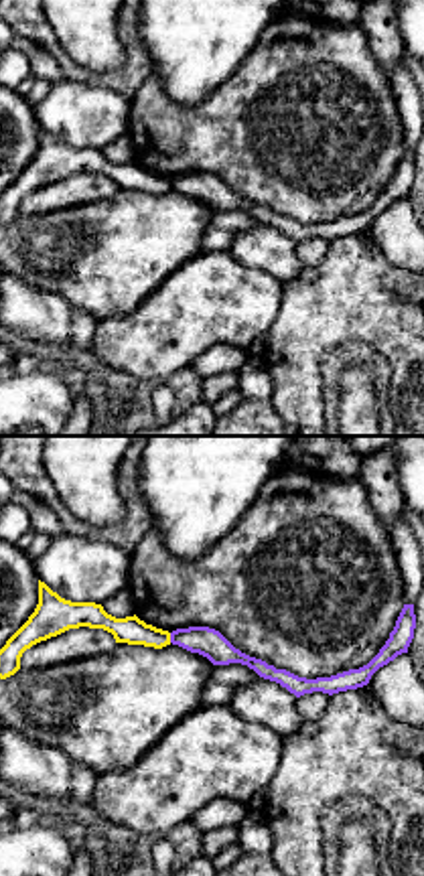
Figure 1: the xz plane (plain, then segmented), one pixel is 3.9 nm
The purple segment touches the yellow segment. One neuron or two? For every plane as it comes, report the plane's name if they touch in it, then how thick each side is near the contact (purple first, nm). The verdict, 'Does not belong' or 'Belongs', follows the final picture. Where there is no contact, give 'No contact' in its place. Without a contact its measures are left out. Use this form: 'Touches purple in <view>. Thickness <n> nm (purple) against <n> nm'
Touches purple in xz. Thickness 120 nm (purple) against 110 nm

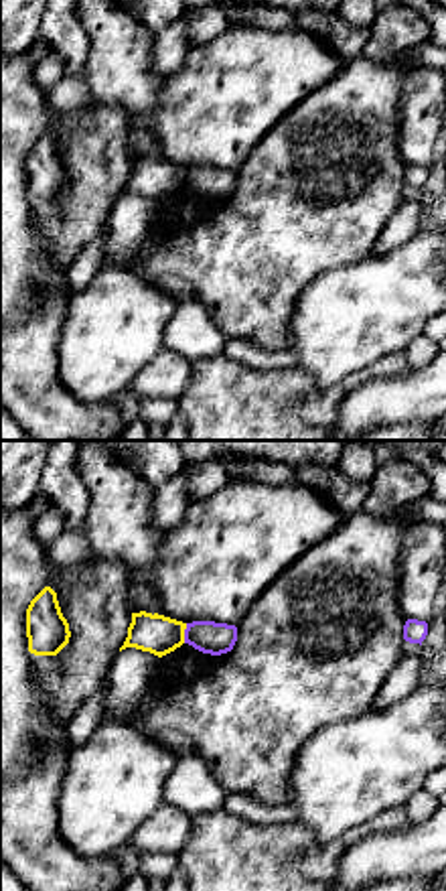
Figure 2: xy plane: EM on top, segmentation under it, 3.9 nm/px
Touches purple in xy. Thickness 130 nm (purple) against 160 nm

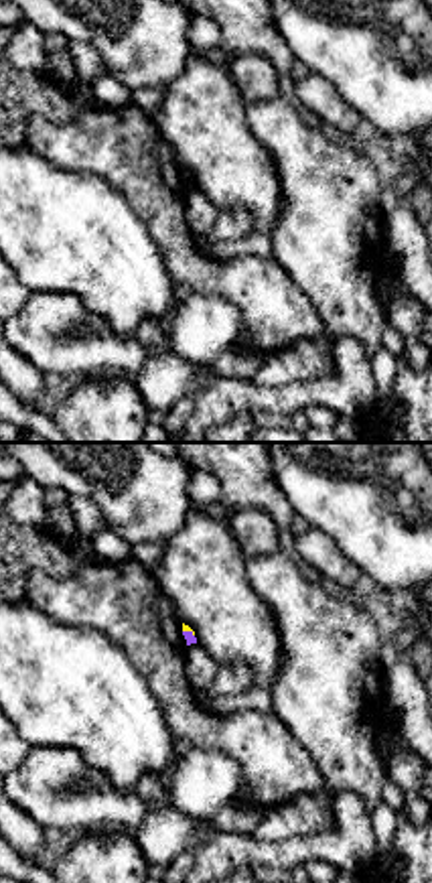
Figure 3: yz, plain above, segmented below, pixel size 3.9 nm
Touches purple in yz. Thickness 40 nm (purple) against 30 nm

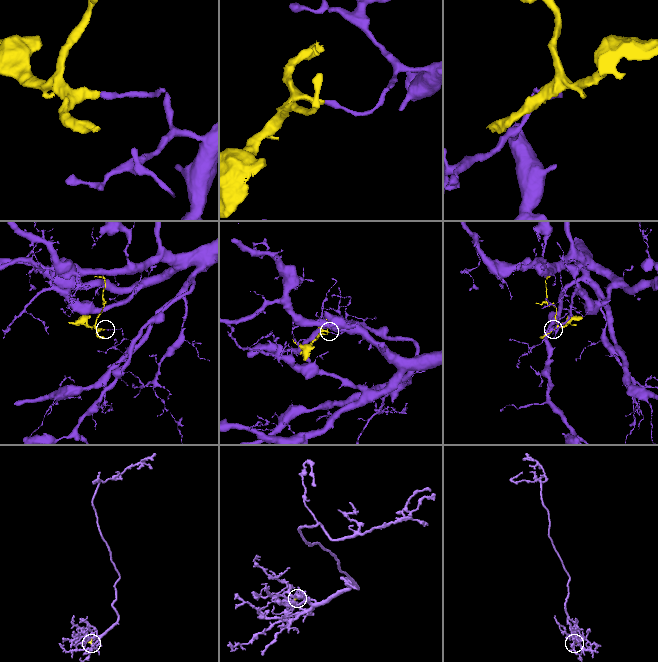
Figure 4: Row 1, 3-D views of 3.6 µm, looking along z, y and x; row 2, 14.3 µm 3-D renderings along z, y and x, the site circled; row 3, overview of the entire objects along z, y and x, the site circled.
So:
Does not belong

